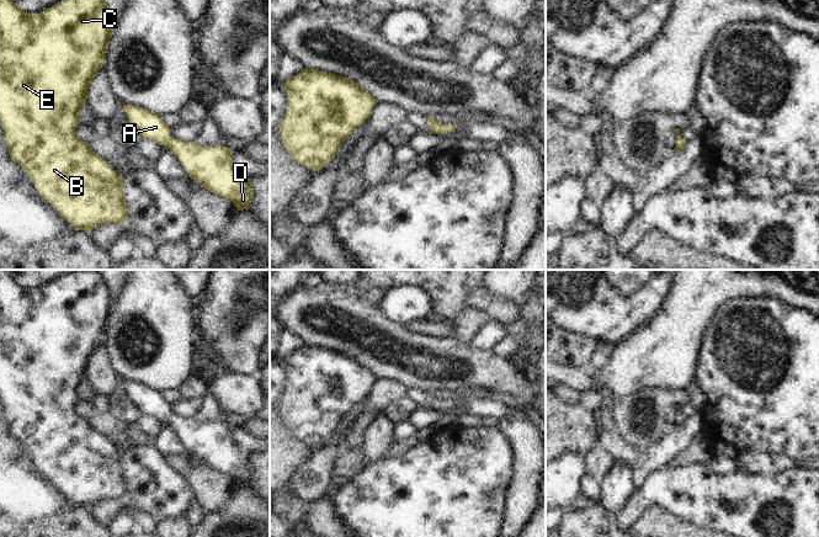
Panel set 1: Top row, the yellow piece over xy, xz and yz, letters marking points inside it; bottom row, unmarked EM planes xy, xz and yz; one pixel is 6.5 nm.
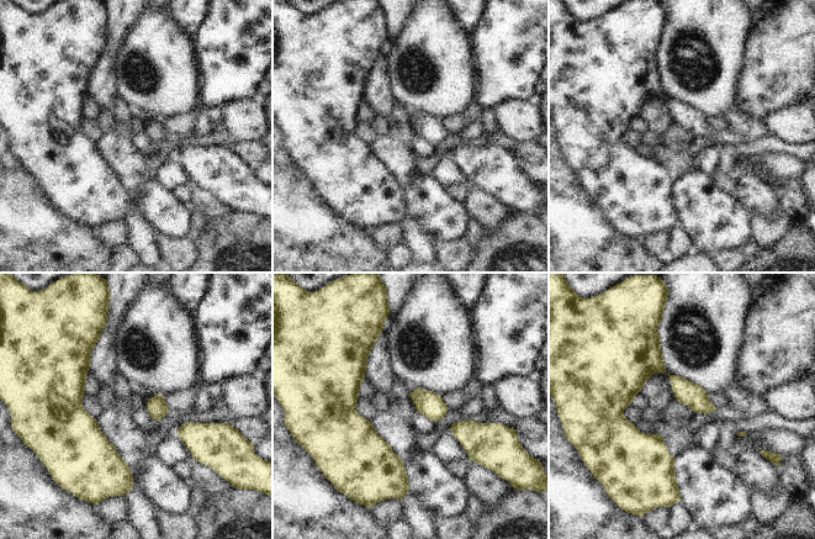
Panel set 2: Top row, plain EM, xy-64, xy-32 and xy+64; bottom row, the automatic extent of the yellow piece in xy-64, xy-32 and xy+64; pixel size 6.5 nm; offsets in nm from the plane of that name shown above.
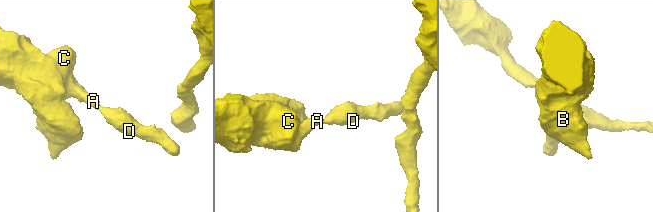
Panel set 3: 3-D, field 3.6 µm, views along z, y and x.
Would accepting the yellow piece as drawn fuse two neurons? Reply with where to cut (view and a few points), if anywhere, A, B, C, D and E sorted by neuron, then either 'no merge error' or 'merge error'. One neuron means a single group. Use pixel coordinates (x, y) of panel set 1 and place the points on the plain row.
no cut; A B C D E; no merge error

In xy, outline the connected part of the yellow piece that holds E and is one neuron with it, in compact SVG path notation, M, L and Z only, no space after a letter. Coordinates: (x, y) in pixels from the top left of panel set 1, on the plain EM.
M0 270L0 400L5 408L4 419L11 436L22 442L59 493L87 509L106 499L126 499L128 494L123 453L75 408L90 361L105 339L112 308L111 287L99 270L75 270L41 289L27 289L9 270Z

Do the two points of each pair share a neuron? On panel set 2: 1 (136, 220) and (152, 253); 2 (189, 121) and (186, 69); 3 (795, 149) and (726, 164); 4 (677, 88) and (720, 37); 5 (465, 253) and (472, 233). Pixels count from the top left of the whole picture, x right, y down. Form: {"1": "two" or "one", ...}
{"1": "one", "2": "two", "3": "one", "4": "one", "5": "two"}

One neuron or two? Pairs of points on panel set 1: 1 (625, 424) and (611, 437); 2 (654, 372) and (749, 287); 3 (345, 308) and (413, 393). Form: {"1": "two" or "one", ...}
{"1": "two", "2": "one", "3": "two"}

